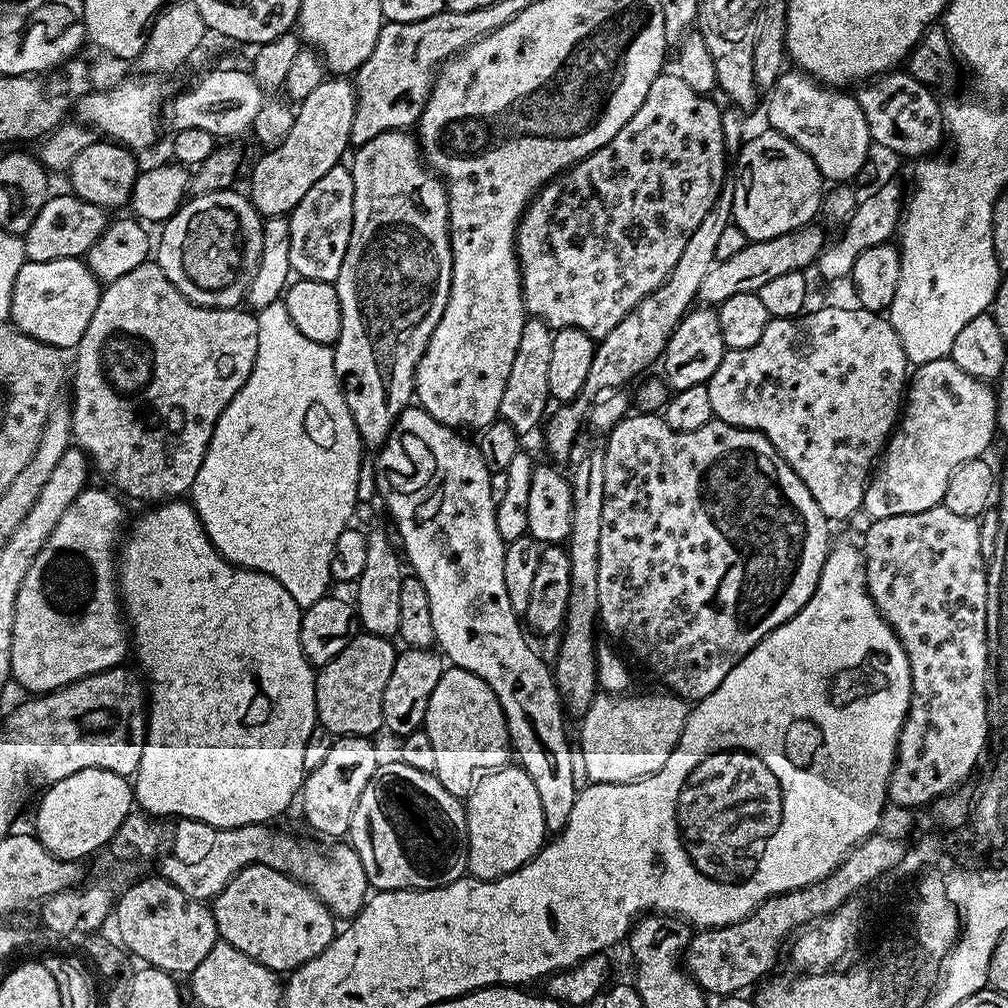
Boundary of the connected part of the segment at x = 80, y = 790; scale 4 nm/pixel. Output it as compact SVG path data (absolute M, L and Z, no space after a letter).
M87 768L78 770L78 774L70 774L70 778L62 778L58 782L47 785L43 789L44 797L40 800L40 805L36 808L36 828L34 834L54 854L59 860L83 861L83 856L88 856L91 852L103 849L112 841L112 835L122 826L125 818L132 815L134 811L134 788L129 777L119 776L110 770L98 770L97 768Z

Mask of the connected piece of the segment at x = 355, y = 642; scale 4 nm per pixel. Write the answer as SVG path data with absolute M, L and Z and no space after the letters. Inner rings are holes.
M361 631L330 662L319 665L316 672L316 718L319 727L332 733L333 737L366 736L375 737L376 731L384 728L382 718L382 694L386 691L386 682L390 682L390 670L398 648L387 636L375 636Z

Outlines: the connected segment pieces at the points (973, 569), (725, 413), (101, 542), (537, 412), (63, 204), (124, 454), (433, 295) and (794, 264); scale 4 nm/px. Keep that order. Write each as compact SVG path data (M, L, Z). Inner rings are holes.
M937 506L914 514L872 520L862 539L868 593L902 642L912 675L908 716L898 738L896 765L888 779L888 799L900 808L931 805L938 797L961 787L988 744L988 570L986 540L984 544L980 537L980 523L979 519L962 518L962 514Z
M859 306L851 307L816 308L813 312L805 311L799 316L793 316L790 320L769 319L766 331L762 334L762 338L758 338L758 342L754 342L754 346L725 351L718 370L714 370L714 374L707 383L713 417L739 428L761 432L772 443L774 450L778 450L780 457L791 466L794 474L798 474L798 478L802 478L806 490L810 490L810 494L814 498L814 502L818 502L822 514L832 522L844 520L847 516L852 516L855 512L859 513L863 509L868 481L874 471L874 465L881 459L888 438L892 435L902 415L902 405L906 399L906 385L910 380L908 355L887 315L871 312Z
M89 486L78 494L78 498L74 498L66 514L58 518L58 526L54 526L50 538L46 538L42 550L38 550L30 562L26 578L22 578L14 606L10 676L28 694L52 692L75 680L107 672L109 668L123 665L124 655L127 652L129 655L130 632L122 615L122 601L118 591L117 552L120 531L123 528L125 531L126 520L124 524L123 506L111 496L113 493L107 487L104 488Z
M539 318L525 319L522 338L518 338L518 350L514 353L514 362L510 366L510 378L506 378L506 390L502 390L499 414L499 419L510 422L510 426L514 426L518 434L532 432L536 427L537 431L549 411L550 357L555 337L556 332L548 327L546 321Z
M75 194L53 195L38 210L38 218L22 234L25 257L34 262L54 262L58 258L87 257L90 246L98 240L110 223L105 209L80 199Z
M146 262L142 266L134 266L130 274L122 274L112 284L101 291L98 310L94 310L94 318L90 318L90 326L86 326L86 334L82 334L80 343L74 349L76 369L70 372L70 388L72 384L72 439L89 461L109 480L113 489L121 488L128 496L136 500L152 500L151 502L167 502L191 493L194 478L198 478L198 470L202 470L202 462L206 458L206 450L210 438L214 434L214 426L218 418L230 406L234 394L242 390L246 378L250 378L250 370L254 370L254 362L258 358L258 322L251 311L243 307L204 308L187 300L166 278L166 274L155 262Z
M407 131L383 132L378 138L370 138L370 142L359 145L351 153L350 167L354 178L354 222L350 234L350 246L346 250L346 258L342 258L342 270L338 270L338 278L334 281L338 302L342 310L342 330L338 334L332 348L334 370L344 389L346 406L354 418L354 426L360 435L360 443L365 449L378 450L396 425L396 419L403 414L414 400L416 386L416 367L434 334L434 326L442 318L446 310L446 302L450 298L450 282L452 281L452 237L448 227L448 189L443 180L428 167L422 159L422 149L415 135Z
M805 226L769 240L753 240L745 248L738 250L734 258L717 260L710 274L702 278L702 286L698 286L696 300L704 306L719 306L726 302L726 298L734 298L734 294L760 293L766 282L771 282L782 274L811 269L820 257L821 250L826 247L824 232L816 227Z

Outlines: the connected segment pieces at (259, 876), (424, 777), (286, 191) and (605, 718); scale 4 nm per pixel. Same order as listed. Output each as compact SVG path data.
M265 864L246 866L228 883L226 890L216 895L210 907L217 937L277 974L290 974L310 962L310 958L318 958L318 954L322 954L322 950L332 944L338 931L337 917L305 884L293 880L287 872L279 872Z
M399 762L381 763L366 782L354 818L350 818L347 839L362 858L366 878L373 889L393 892L399 888L444 888L468 872L468 813L461 797L450 794L435 774L414 770Z
M326 78L311 92L310 98L299 101L286 138L282 138L279 144L265 151L267 153L259 158L250 176L248 196L261 217L284 216L291 213L306 191L310 190L311 186L326 174L326 171L341 163L345 157L344 152L346 151L346 154L352 144L350 126L354 126L355 105L356 90L353 81L348 78Z
M598 694L592 699L592 705L582 713L584 720L580 724L580 748L578 744L578 754L586 760L586 774L590 778L627 778L629 781L635 782L643 779L645 776L654 774L658 770L662 770L662 766L666 766L666 762L670 758L670 754L674 750L674 746L678 746L678 738L684 729L684 723L688 720L689 709L686 707L685 701L681 700L675 694L663 694L664 696L632 696L633 694Z

